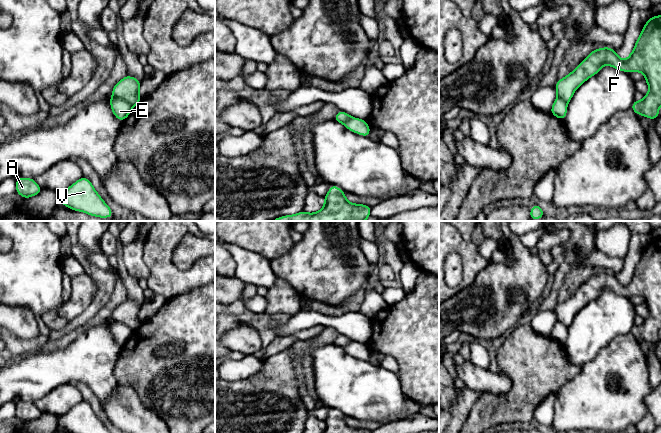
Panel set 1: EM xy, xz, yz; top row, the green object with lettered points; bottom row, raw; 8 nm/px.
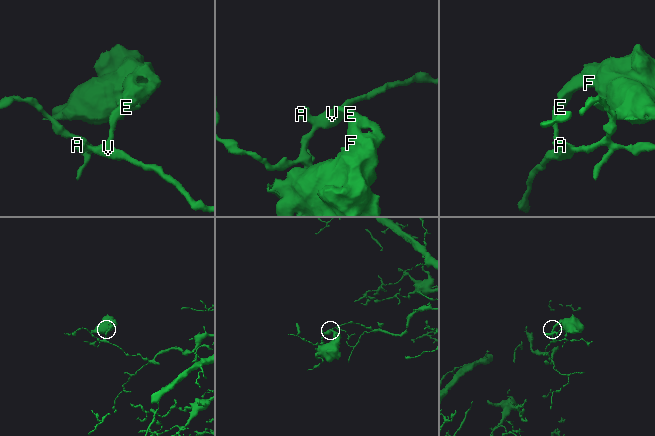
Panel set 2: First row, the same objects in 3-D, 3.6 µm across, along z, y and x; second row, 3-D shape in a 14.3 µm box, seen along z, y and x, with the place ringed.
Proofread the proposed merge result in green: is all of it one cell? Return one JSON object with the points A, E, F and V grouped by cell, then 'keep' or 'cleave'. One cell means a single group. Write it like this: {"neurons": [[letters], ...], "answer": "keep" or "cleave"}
{"neurons": [["A", "E", "V"], ["F"]], "answer": "cleave"}

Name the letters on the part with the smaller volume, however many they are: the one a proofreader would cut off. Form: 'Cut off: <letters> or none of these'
Cut off: F

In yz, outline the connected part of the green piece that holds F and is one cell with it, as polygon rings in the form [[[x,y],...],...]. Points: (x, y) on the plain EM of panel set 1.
[[[661,239],[652,240],[642,252],[633,275],[624,284],[610,271],[594,273],[568,299],[554,309],[557,319],[567,328],[575,314],[604,289],[623,296],[642,296],[649,315],[641,325],[633,325],[631,333],[639,340],[652,344],[659,341],[661,330]]]

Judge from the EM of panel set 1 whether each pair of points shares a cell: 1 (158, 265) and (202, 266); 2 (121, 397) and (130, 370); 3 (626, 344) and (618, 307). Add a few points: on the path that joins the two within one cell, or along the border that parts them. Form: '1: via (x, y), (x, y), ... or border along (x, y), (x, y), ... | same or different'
1: via (169, 275), (191, 275) | same
2: border along (119, 384), (130, 386), (141, 402) | different
3: border along (630, 331), (617, 335), (604, 347) | different

